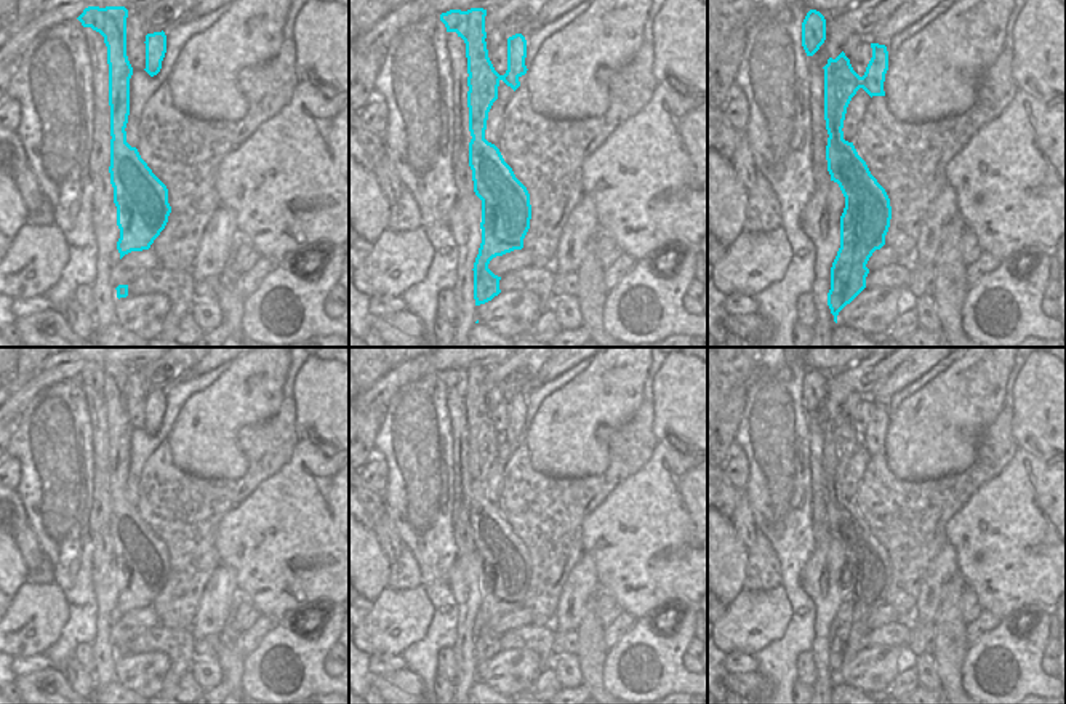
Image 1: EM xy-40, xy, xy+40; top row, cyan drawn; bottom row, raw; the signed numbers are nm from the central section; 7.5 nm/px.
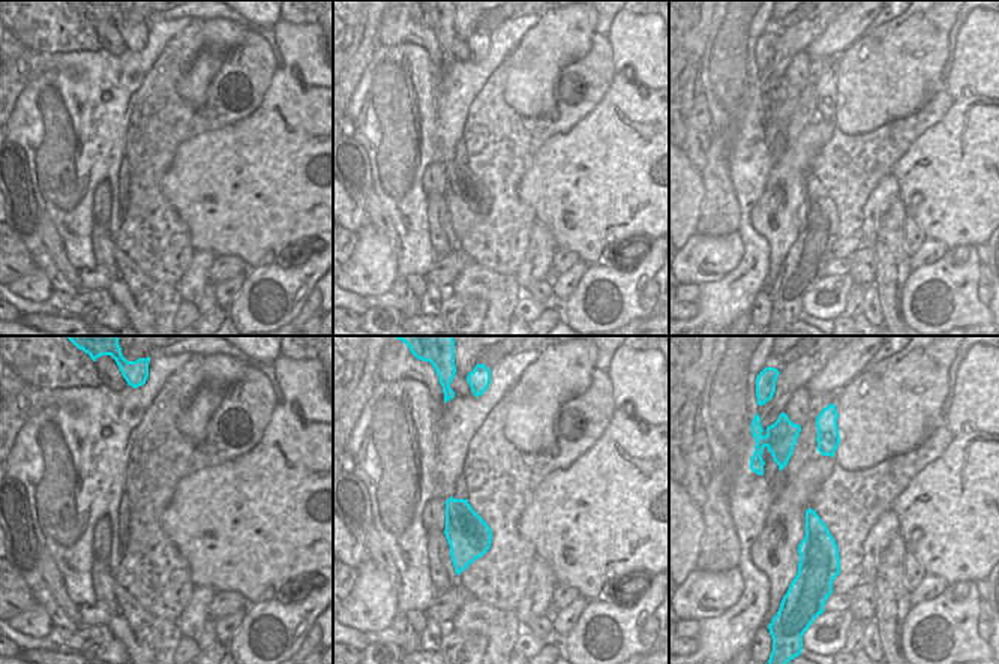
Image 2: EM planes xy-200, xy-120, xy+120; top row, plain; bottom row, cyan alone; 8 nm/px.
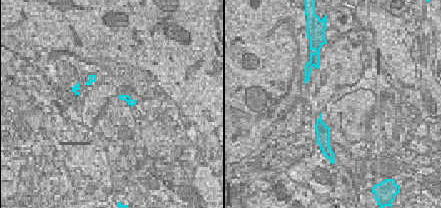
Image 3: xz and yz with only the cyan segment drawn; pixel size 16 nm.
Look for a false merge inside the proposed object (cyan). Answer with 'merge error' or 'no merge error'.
merge error

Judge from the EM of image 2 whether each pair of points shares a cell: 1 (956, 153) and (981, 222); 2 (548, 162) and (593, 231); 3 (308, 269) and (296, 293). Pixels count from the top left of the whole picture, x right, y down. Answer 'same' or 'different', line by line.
1: same
2: same
3: same

